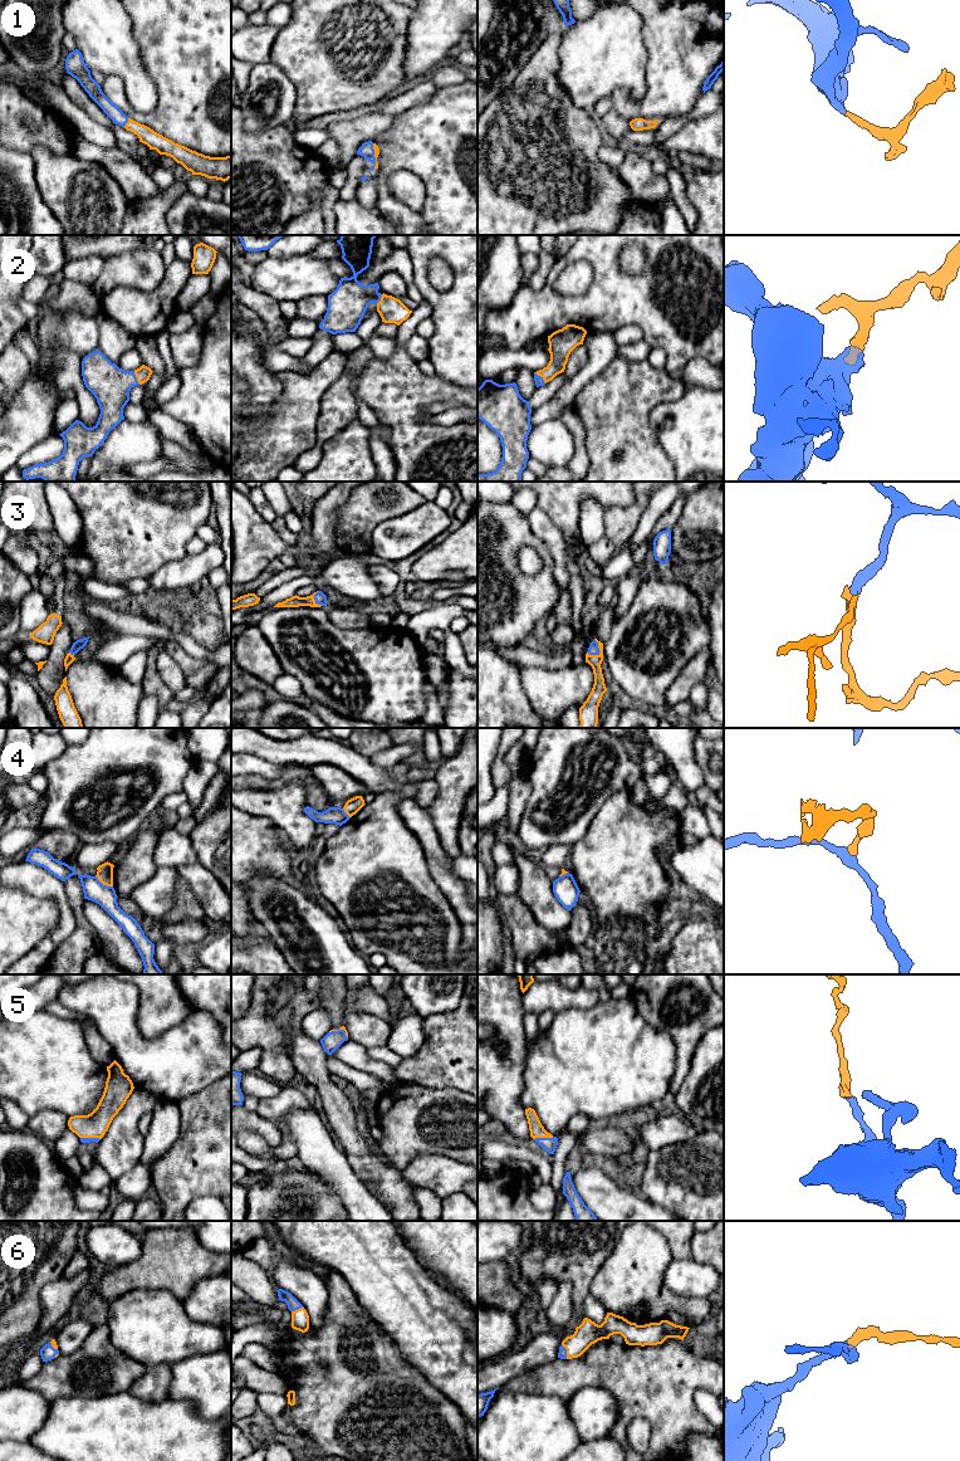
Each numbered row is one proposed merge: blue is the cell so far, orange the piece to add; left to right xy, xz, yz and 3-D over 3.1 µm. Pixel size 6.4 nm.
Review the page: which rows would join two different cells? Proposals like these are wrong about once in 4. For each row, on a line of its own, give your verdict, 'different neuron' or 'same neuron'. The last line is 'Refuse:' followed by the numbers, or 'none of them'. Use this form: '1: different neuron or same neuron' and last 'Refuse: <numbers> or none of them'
1: same neuron
2: same neuron
3: same neuron
4: different neuron
5: same neuron
6: same neuron
Refuse: 4

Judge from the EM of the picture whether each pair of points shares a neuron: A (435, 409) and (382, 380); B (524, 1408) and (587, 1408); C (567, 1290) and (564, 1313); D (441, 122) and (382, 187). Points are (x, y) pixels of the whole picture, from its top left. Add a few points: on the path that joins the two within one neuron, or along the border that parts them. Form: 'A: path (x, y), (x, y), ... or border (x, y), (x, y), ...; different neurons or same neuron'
A: border (458, 402), (432, 402), (426, 410); different neurons
B: border (567, 1401), (569, 1417), (579, 1436); different neurons
C: path (564, 1295), (564, 1308); same neuron
D: path (424, 140), (412, 143), (386, 170); same neuron

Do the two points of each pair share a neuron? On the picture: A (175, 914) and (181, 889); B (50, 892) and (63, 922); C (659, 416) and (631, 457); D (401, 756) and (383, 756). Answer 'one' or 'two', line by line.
A: one
B: one
C: two
D: one

